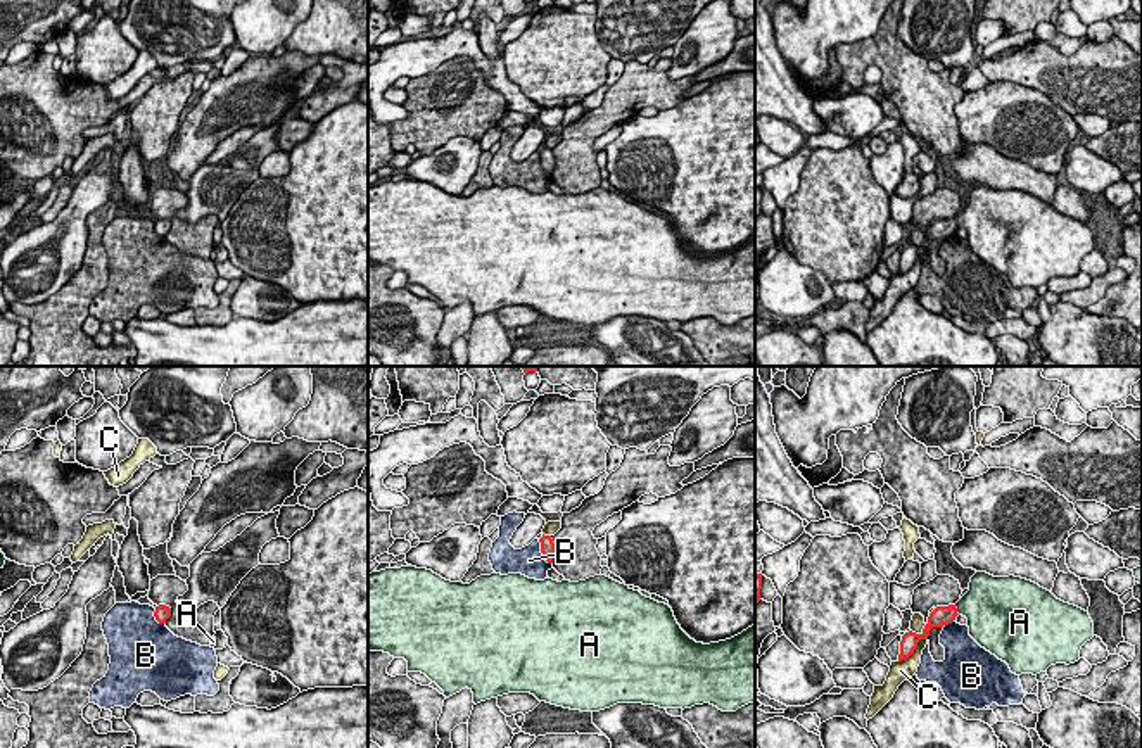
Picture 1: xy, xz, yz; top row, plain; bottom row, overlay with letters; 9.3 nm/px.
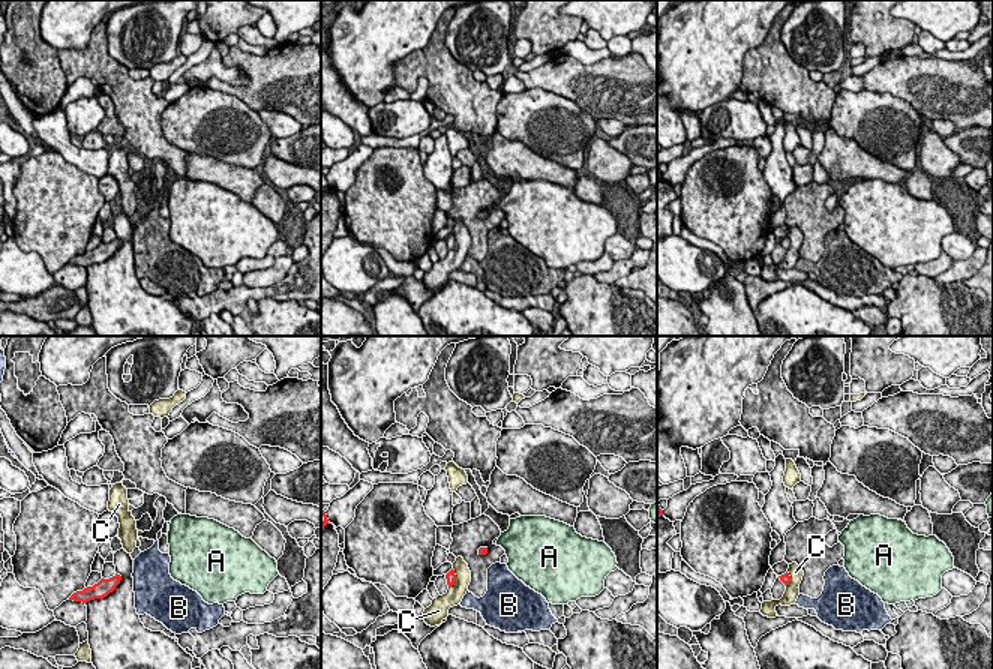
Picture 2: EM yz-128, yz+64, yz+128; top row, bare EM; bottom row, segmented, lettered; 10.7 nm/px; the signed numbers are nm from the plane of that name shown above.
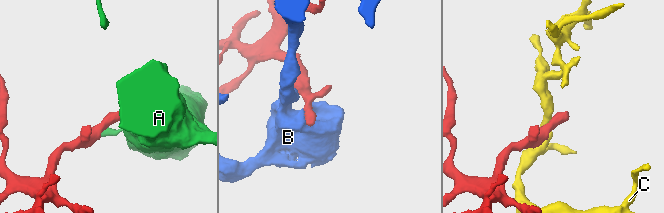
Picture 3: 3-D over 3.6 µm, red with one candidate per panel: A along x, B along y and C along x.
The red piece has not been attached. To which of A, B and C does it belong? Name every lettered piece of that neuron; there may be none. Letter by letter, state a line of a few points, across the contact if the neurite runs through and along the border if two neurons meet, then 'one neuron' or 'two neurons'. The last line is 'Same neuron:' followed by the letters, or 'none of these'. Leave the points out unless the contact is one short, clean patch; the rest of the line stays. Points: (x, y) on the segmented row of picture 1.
A: line yz (942, 615), (956, 610), (982, 605); one neuron
B: two neurons
C: two neurons
Same neuron: A

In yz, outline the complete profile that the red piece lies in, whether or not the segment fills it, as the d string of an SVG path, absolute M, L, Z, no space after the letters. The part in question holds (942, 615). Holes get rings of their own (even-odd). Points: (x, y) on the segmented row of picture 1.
M976 572L969 591L948 606L936 606L921 634L905 632L900 641L898 662L909 658L921 639L928 639L933 627L943 627L957 615L968 618L969 636L987 651L1006 662L1012 674L1040 674L1056 663L1075 663L1080 660L1082 646L1094 637L1094 622L1088 612L1057 599L1050 591L1021 577L993 577Z

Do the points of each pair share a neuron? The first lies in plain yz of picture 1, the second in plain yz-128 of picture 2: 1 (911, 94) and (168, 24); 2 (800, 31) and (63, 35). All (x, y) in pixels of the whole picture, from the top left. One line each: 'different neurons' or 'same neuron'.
1: different neurons
2: same neuron

